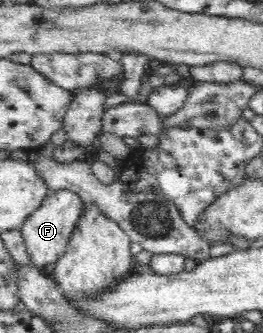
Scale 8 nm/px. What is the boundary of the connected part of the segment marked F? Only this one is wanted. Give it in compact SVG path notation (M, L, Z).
M57 190L52 193L48 193L43 199L43 202L37 207L37 210L33 211L32 215L29 215L25 222L22 222L20 233L25 241L25 249L27 250L27 257L29 257L30 265L45 273L49 271L50 275L54 272L55 264L65 255L71 233L74 226L77 224L77 219L82 213L82 200L76 196L76 193L71 190Z

